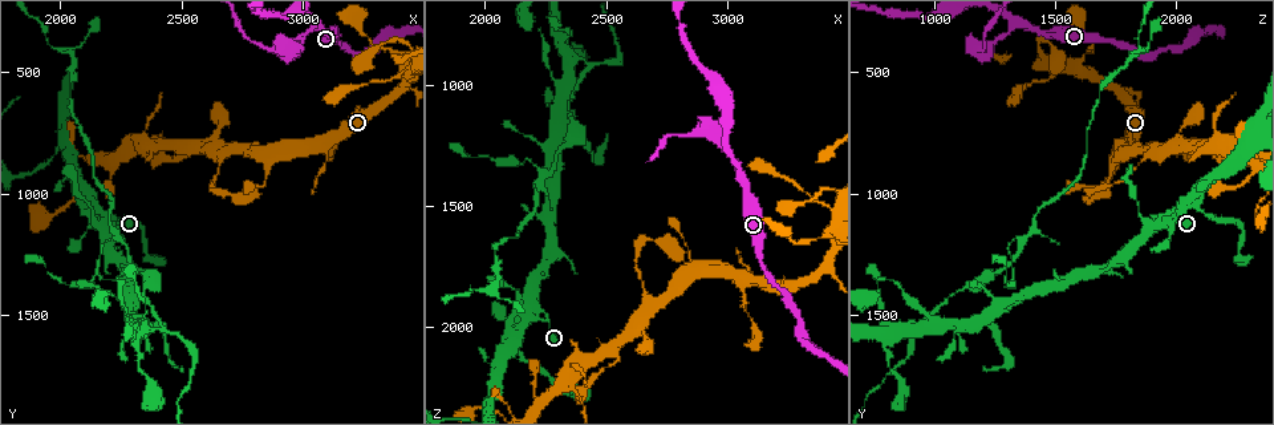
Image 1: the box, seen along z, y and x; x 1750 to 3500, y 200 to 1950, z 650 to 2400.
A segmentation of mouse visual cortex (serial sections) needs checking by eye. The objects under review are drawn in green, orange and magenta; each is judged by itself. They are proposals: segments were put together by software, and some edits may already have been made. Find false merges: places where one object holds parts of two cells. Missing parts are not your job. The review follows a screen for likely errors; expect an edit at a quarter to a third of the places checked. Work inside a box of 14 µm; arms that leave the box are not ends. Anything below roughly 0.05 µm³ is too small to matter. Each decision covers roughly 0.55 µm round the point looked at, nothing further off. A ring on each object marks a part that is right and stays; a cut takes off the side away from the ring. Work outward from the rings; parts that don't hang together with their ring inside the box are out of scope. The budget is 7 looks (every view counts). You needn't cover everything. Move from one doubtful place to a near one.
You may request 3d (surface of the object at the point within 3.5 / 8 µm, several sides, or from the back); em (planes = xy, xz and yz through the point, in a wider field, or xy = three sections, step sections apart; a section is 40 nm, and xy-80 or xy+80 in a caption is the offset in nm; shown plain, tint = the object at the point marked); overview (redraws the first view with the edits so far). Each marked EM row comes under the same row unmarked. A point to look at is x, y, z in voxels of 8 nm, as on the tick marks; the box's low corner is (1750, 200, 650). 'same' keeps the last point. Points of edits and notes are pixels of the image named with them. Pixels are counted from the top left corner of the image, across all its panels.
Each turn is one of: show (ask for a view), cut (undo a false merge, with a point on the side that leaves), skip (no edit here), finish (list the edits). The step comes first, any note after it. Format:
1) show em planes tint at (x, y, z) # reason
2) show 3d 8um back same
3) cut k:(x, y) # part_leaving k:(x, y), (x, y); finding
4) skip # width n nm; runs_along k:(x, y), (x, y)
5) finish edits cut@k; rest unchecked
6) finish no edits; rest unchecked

show 3d 3.5um at (3430, 460, 1600) # sharp bend

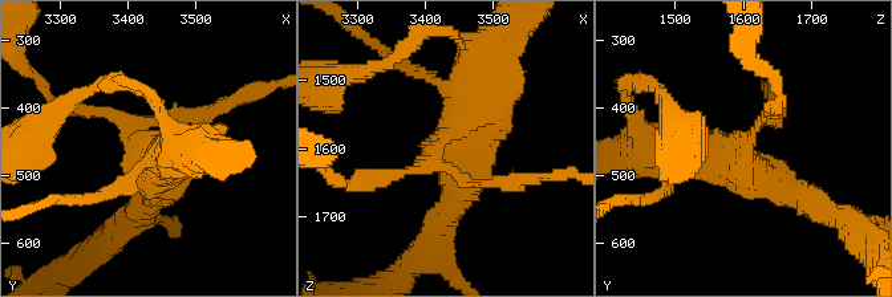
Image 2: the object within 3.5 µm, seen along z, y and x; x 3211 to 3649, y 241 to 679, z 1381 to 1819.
show em xy step 2 tint at (3415, 450, 1600) # shape alone is not enough

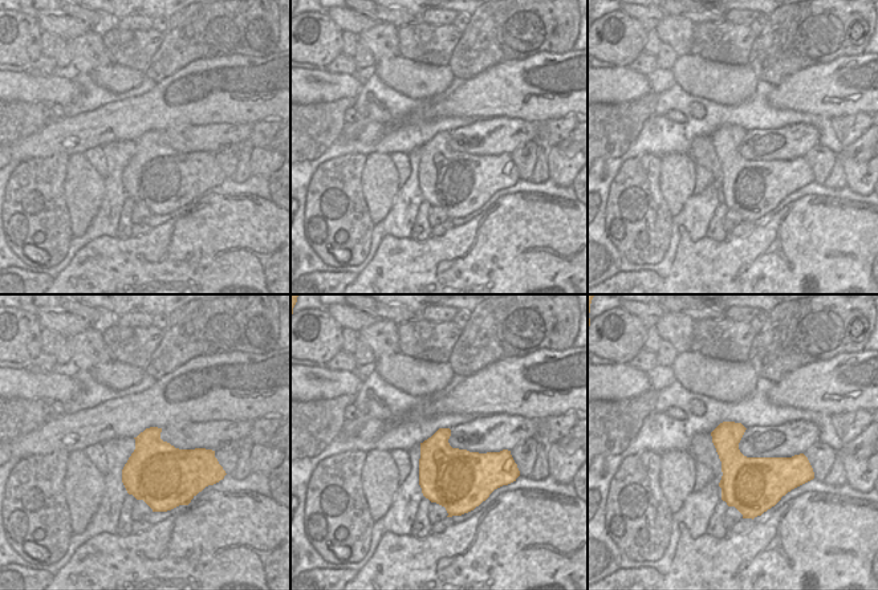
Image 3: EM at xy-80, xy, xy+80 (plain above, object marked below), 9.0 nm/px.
cut 2:(209, 112) # arms 4; arm_widths 150, 150, 350, 500 nm; two cells meet here

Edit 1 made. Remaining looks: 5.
show overview # redraw

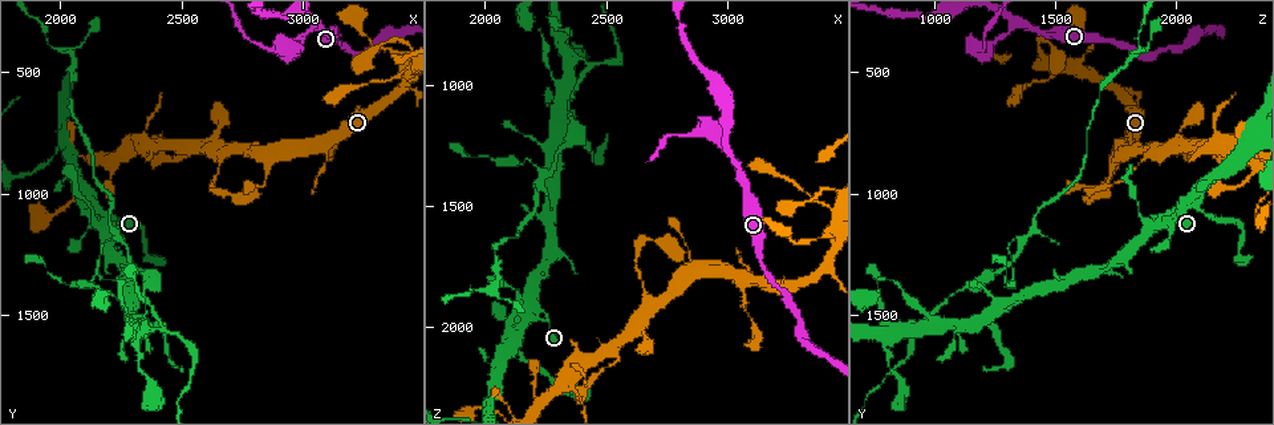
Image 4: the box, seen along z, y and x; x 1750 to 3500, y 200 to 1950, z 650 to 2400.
show 3d 8um at (2700, 810, 1910) # sharp bend

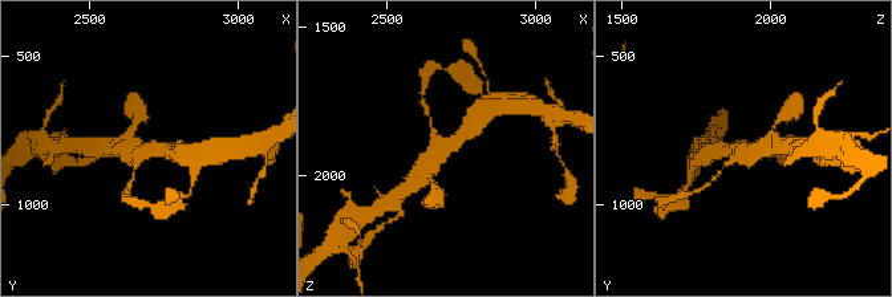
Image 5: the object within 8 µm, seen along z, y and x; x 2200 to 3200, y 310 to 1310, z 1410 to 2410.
show 3d 3.5um at (2690, 820, 1910) # closer look

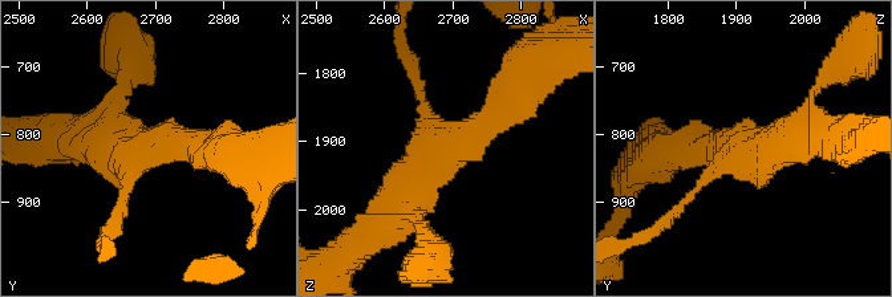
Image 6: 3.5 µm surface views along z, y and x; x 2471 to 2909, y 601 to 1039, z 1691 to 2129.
show em xy step 1 tint at (2695, 815, 1910) # arms 3; arm_widths 150, 300, 450 nm

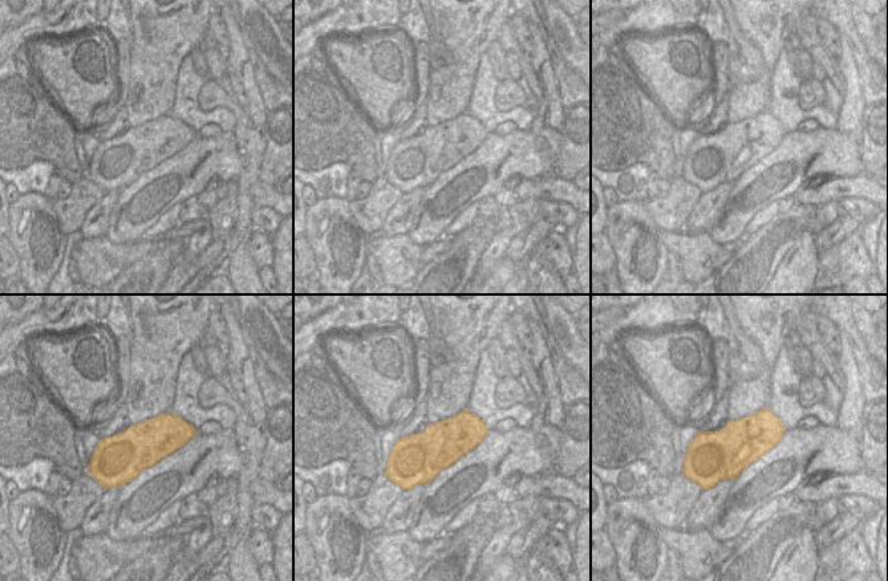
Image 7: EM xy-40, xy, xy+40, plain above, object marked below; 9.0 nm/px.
skip # runs_along 6:(514, 92), (388, 207); all the same cell

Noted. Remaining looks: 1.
finish edits cut@2; rest unchecked

